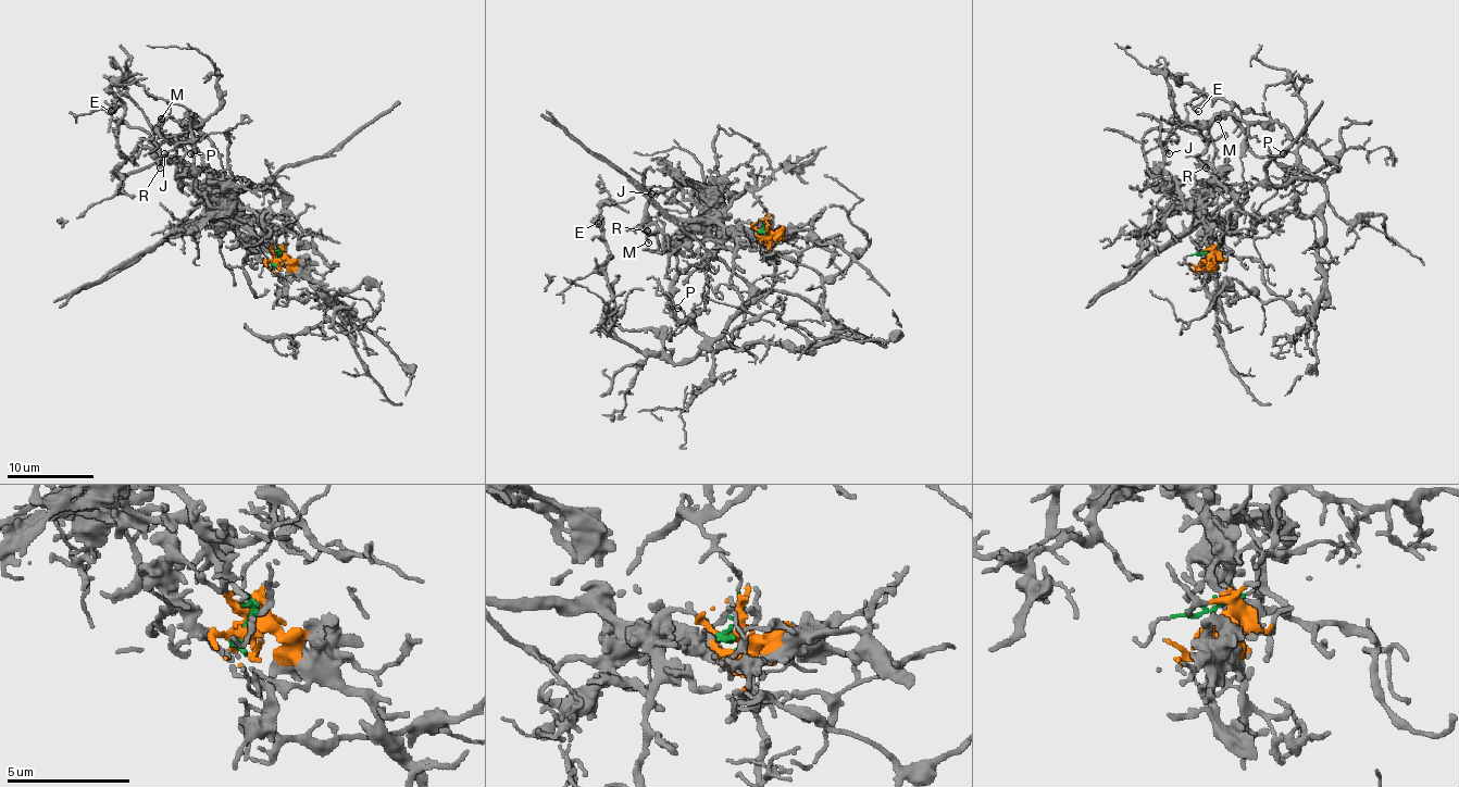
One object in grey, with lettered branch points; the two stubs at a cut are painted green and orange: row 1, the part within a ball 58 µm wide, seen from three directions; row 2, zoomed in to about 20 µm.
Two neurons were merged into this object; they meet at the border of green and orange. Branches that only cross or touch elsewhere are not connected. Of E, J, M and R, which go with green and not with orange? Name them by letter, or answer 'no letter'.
E

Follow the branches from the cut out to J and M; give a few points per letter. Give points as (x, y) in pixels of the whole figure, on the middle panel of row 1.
J: (763, 232), (765, 236), (755, 229), (728, 232), (689, 200), (683, 200), (681, 187), (665, 187), (650, 194)
M: (763, 232), (765, 236), (755, 229), (694, 224), (670, 238), (650, 224), (644, 229), (644, 225), (648, 242)

